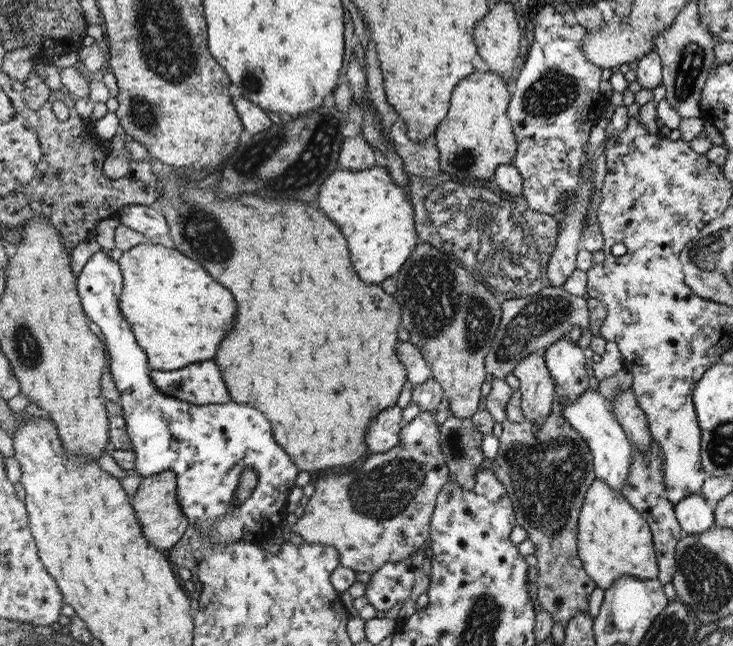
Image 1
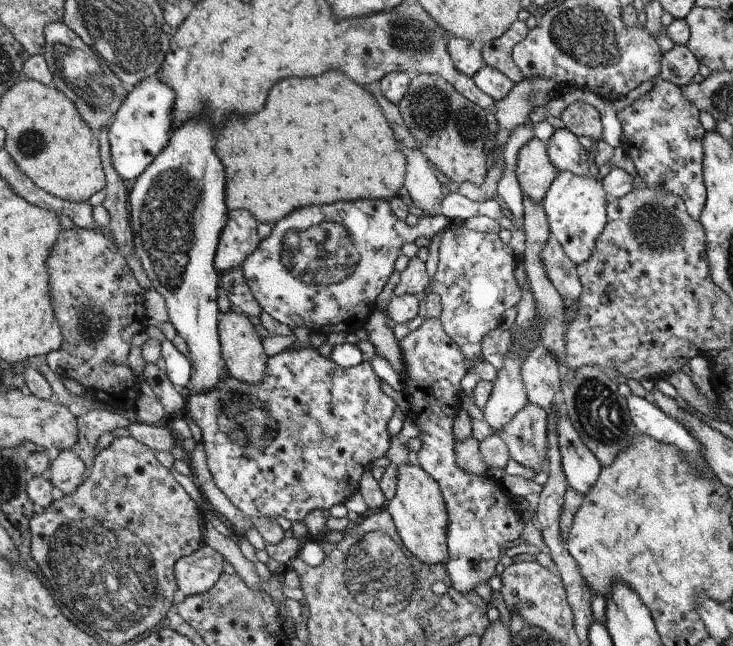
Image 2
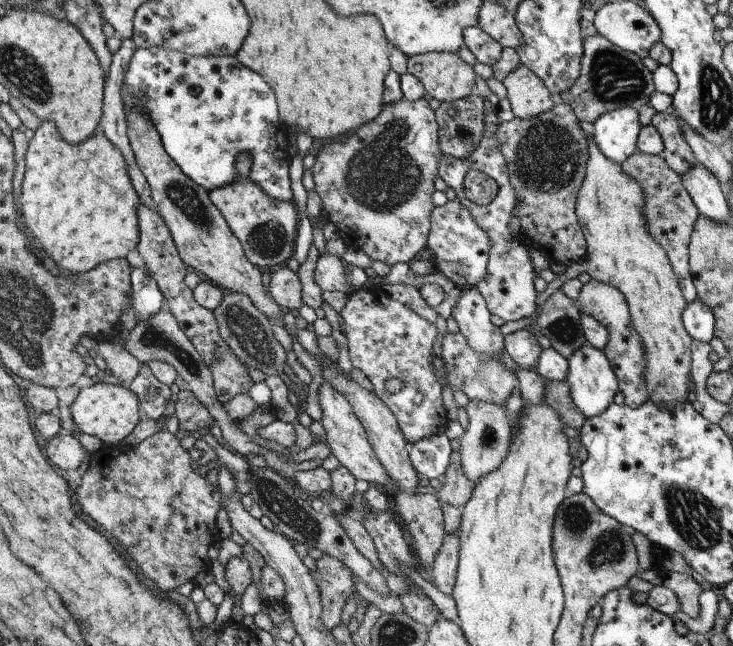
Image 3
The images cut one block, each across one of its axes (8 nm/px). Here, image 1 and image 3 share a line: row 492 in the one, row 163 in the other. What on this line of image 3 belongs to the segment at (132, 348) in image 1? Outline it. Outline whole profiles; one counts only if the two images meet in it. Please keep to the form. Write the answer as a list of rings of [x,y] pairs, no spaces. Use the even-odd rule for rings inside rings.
[[[139,47],[134,51],[122,80],[121,97],[125,114],[140,111],[150,115],[172,160],[196,184],[202,185],[209,192],[213,188],[230,184],[240,176],[240,173],[235,172],[236,159],[240,154],[246,154],[252,161],[248,176],[272,198],[292,201],[288,177],[292,158],[288,153],[288,128],[280,120],[272,88],[251,68],[245,67],[238,57],[192,56],[168,48]]]

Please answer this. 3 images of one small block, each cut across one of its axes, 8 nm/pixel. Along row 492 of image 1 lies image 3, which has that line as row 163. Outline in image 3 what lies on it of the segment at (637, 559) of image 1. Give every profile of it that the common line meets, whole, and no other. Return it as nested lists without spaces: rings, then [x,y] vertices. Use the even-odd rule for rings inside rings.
[[[580,122],[588,141],[588,160],[583,183],[577,194],[575,213],[587,242],[586,261],[574,262],[565,273],[556,275],[547,289],[537,292],[537,309],[534,314],[520,320],[508,320],[500,326],[502,335],[534,325],[542,313],[543,303],[568,280],[588,272],[596,279],[618,287],[625,296],[633,329],[639,332],[645,348],[647,366],[645,379],[650,401],[663,407],[673,407],[680,401],[688,401],[688,376],[691,375],[691,340],[693,339],[682,320],[686,299],[682,295],[678,277],[670,264],[666,251],[649,231],[645,215],[645,196],[638,181],[623,171],[622,165],[610,160],[598,148],[591,126]]]

